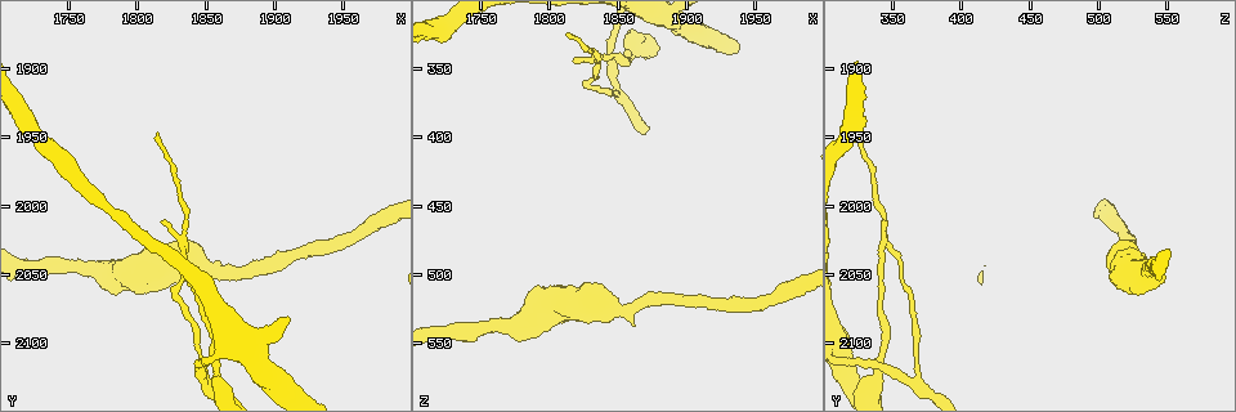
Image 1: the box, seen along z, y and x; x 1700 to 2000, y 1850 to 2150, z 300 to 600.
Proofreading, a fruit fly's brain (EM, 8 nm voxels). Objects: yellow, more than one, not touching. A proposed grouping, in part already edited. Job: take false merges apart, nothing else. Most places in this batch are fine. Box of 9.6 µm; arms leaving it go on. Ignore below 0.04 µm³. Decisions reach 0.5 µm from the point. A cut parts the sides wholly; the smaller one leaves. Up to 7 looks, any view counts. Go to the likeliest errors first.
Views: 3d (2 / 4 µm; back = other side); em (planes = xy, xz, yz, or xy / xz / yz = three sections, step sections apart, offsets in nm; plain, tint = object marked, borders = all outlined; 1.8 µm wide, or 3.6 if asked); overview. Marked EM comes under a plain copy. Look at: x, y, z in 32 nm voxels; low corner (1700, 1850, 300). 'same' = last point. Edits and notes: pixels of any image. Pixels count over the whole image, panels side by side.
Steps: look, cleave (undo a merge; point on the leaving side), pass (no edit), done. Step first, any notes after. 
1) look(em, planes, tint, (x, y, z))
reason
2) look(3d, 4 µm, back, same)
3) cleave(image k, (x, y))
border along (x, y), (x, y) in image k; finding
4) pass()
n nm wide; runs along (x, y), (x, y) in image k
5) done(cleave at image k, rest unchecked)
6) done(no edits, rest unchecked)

look(3d, 4 µm, (1834, 2032, 348))
abrupt turn

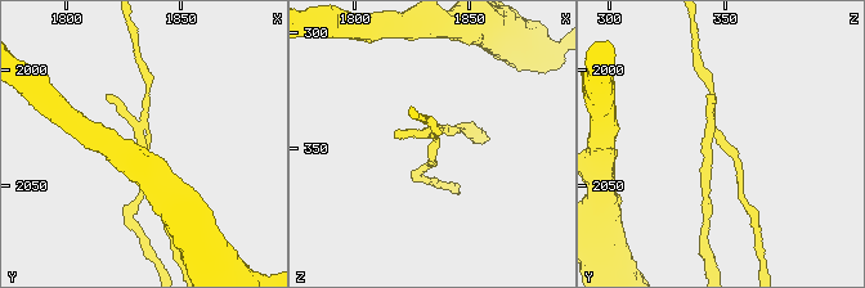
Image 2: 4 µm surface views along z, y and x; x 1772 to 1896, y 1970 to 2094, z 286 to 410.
look(em, xy, step 4, tint, (1833, 2032, 347))
now the EM

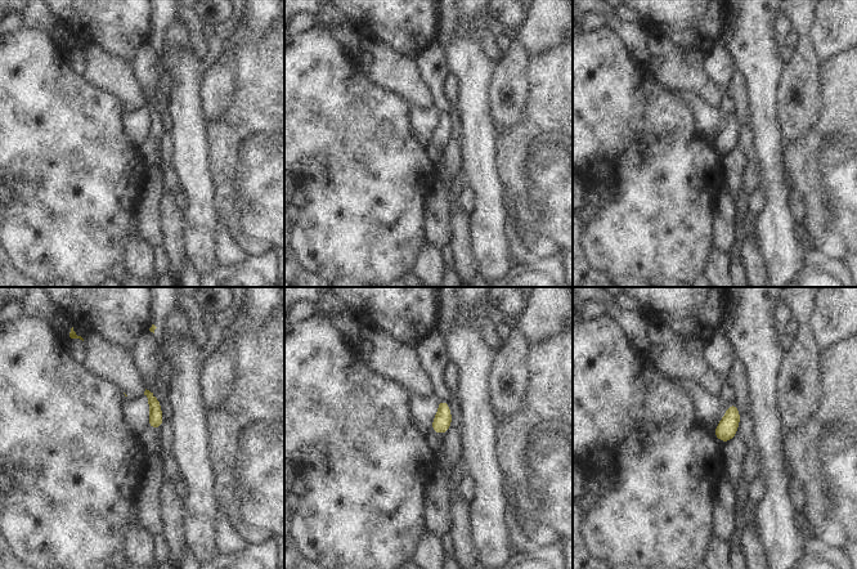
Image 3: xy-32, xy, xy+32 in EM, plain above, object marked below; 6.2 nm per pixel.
look(em, planes, tint, same)
another direction

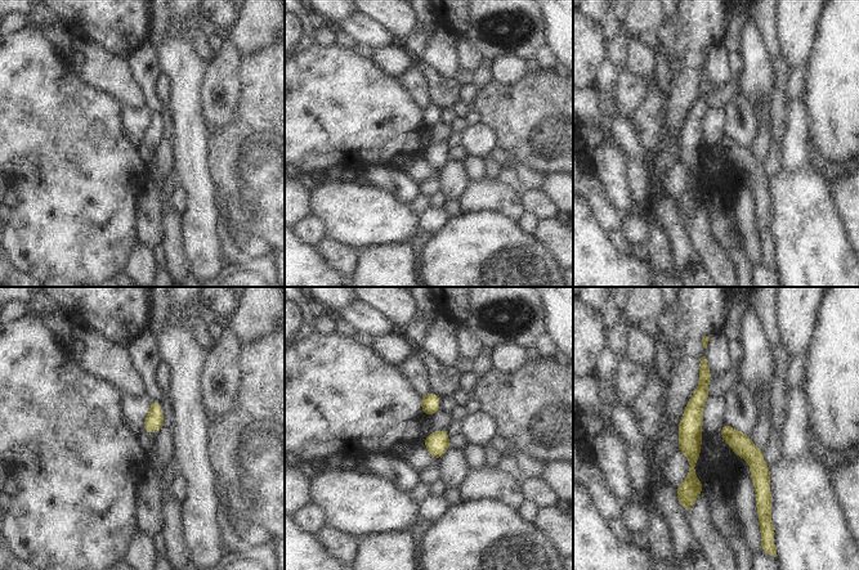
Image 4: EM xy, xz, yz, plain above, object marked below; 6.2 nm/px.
cleave(image 4, (690, 423))
120 nm wide; the part that leaves runs along (699, 391), (692, 416), (688, 502) in image 4; a second neuron is stuck on

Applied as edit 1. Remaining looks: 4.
look(overview)

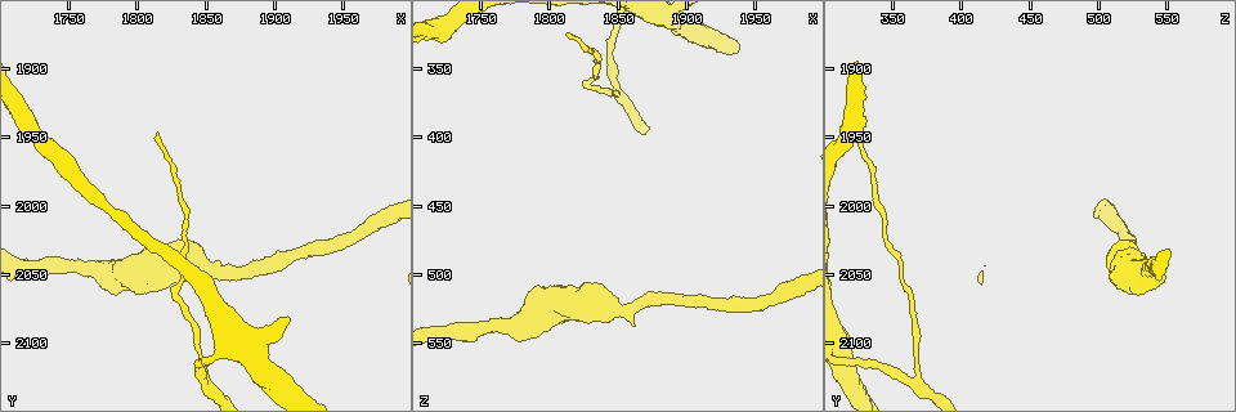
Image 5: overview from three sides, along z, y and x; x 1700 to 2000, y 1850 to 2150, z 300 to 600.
look(3d, 2 µm, back, (1850, 2130, 366))
sudden change in width

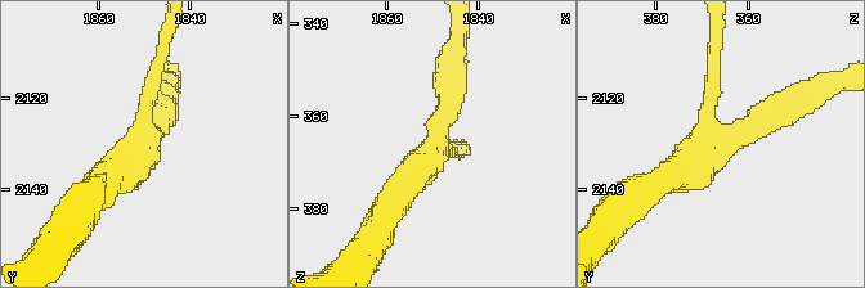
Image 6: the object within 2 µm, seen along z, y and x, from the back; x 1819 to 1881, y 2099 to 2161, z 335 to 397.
look(em, xy, step 8, tint, (1849, 2129, 365))
3 arms; shape alone is not enough

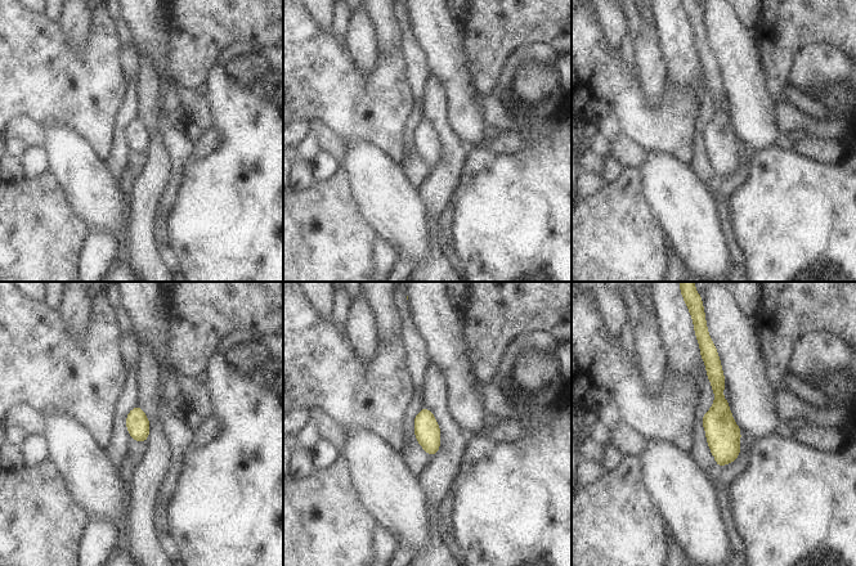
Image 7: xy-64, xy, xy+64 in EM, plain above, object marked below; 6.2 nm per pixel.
look(em, planes, borders, same)

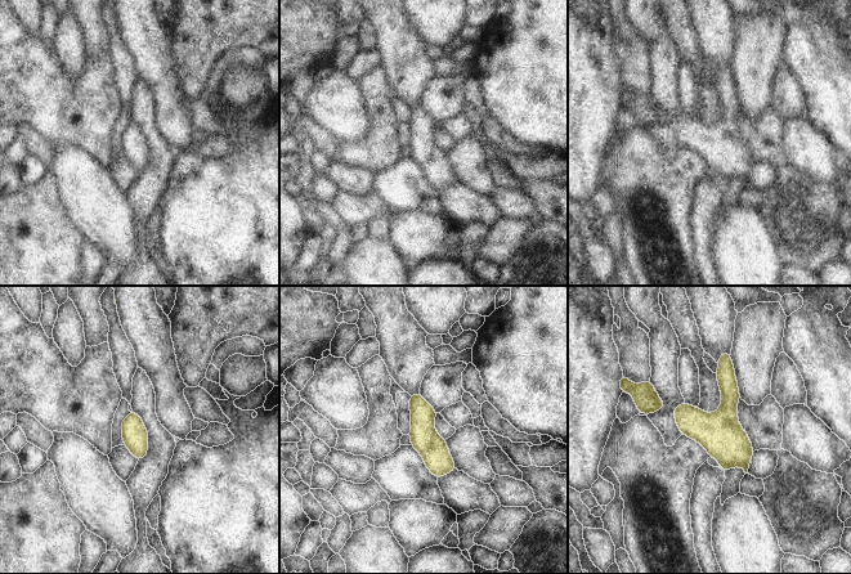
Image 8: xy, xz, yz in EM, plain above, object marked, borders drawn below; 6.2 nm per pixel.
pass()
runs along (725, 355), (728, 381), (725, 467) in image 8; one neuron here

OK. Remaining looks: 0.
done(cleave at image 4, rest unchecked)

